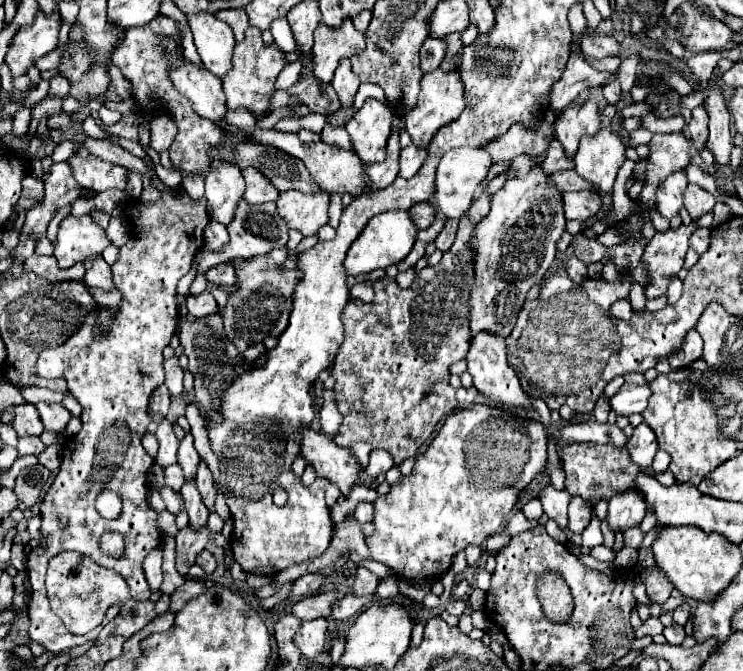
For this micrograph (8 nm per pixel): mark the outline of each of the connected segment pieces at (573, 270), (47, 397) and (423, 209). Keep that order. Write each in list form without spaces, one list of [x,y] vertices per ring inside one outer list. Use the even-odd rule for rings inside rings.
[[[569,258],[567,262],[567,274],[575,284],[581,284],[583,280],[587,280],[587,266],[579,260],[579,258]]]
[[[36,387],[33,390],[29,392],[29,388],[19,388],[19,392],[23,394],[23,398],[27,402],[33,402],[33,404],[37,404],[37,402],[61,402],[61,398],[63,398],[63,396],[55,396],[49,388]],[[25,392],[29,392],[29,394],[25,394]]]
[[[421,202],[409,208],[409,216],[417,228],[427,228],[435,220],[435,208],[429,202]]]

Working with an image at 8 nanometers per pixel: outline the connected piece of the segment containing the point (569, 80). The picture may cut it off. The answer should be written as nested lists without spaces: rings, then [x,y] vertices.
[[[573,44],[567,68],[557,84],[553,84],[553,96],[549,98],[549,106],[553,110],[565,110],[585,88],[601,86],[609,78],[605,78],[605,72],[595,70],[589,66],[581,56],[581,46]]]

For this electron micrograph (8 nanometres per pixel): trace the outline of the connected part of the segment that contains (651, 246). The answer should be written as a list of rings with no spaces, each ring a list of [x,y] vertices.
[[[695,224],[679,226],[677,230],[657,232],[645,246],[641,262],[647,266],[647,284],[645,298],[653,300],[667,292],[671,278],[683,268],[683,258],[689,248],[689,236],[693,234]]]

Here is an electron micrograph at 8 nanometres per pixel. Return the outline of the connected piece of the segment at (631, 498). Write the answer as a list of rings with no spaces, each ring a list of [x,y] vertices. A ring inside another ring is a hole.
[[[633,486],[629,490],[617,492],[609,500],[607,522],[609,522],[611,530],[627,530],[643,520],[645,508],[647,508],[645,496]]]

